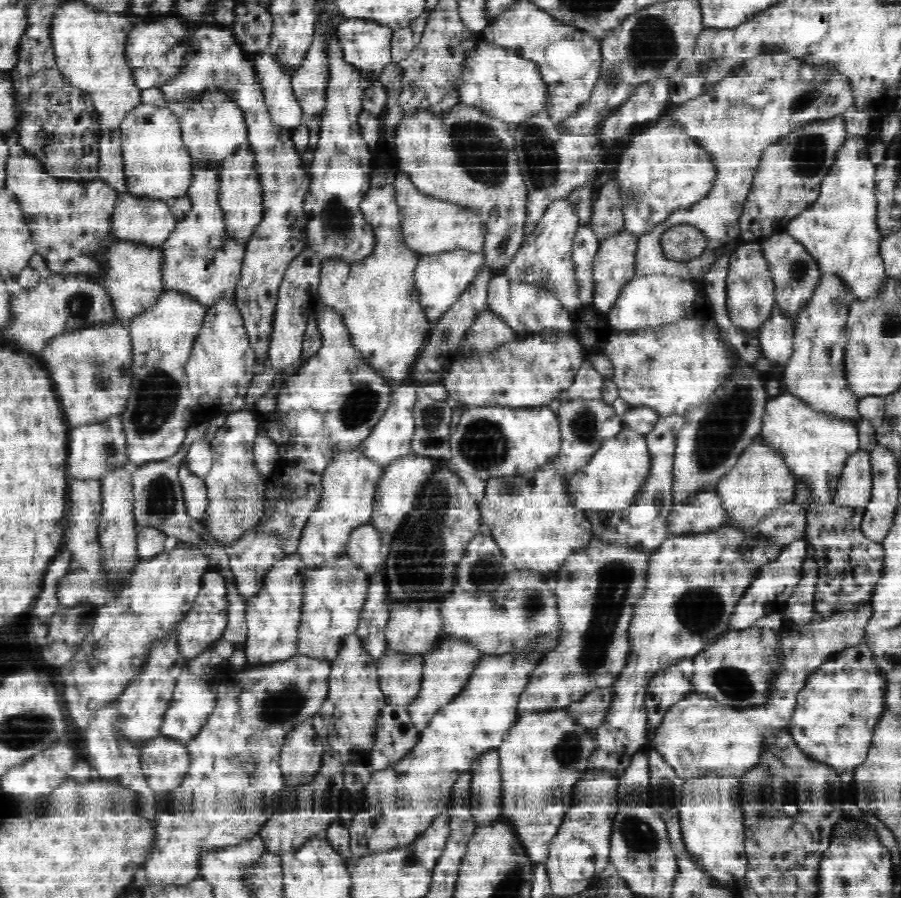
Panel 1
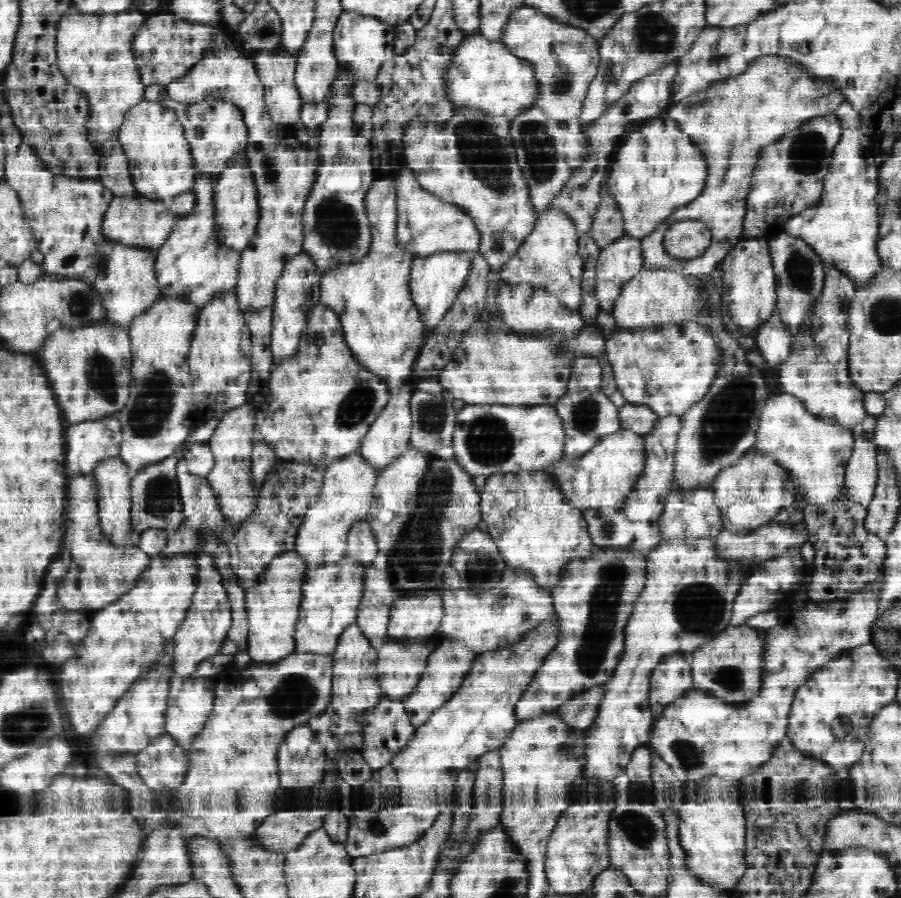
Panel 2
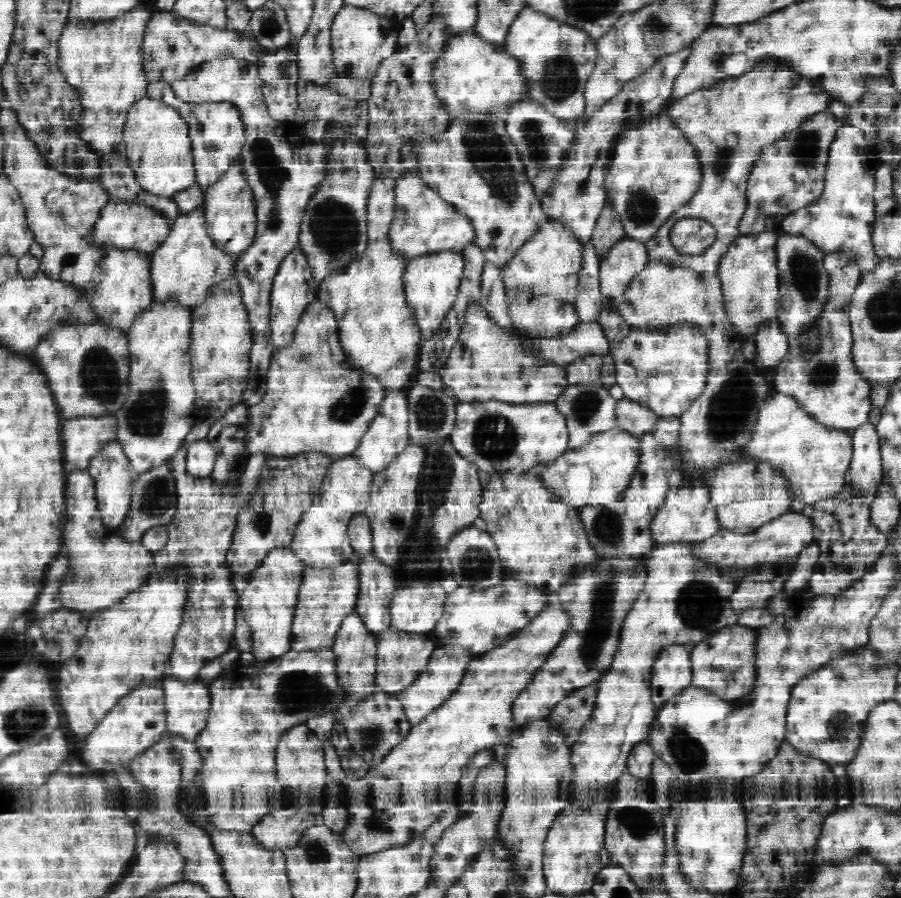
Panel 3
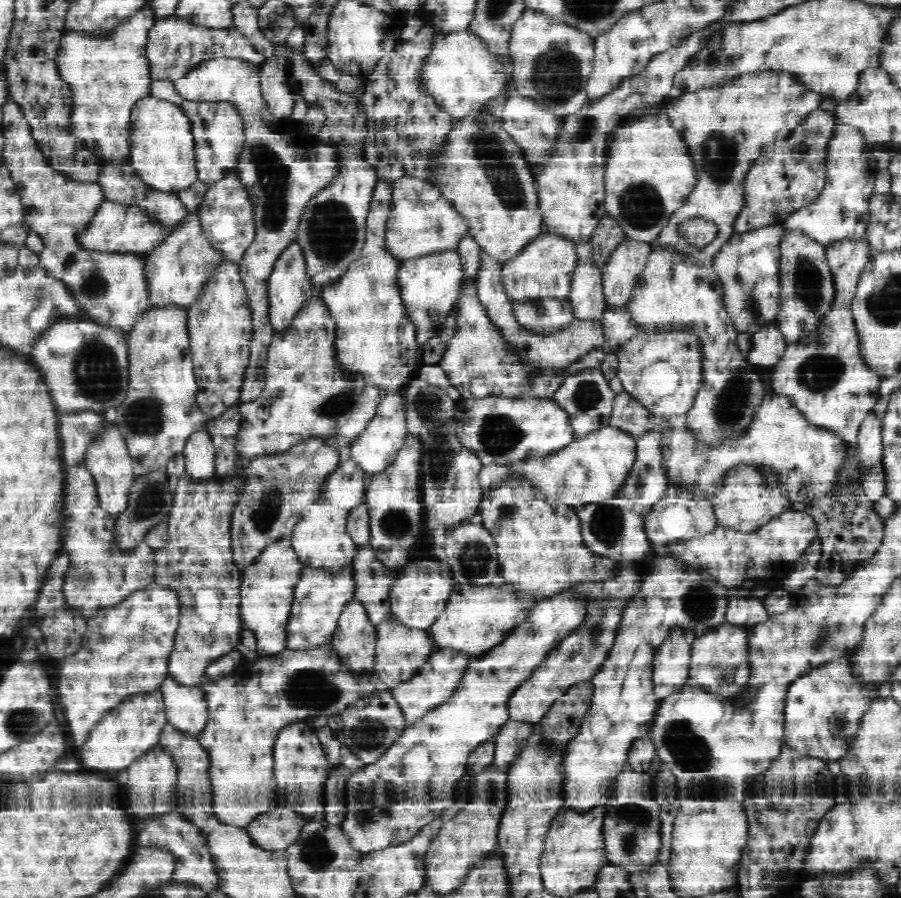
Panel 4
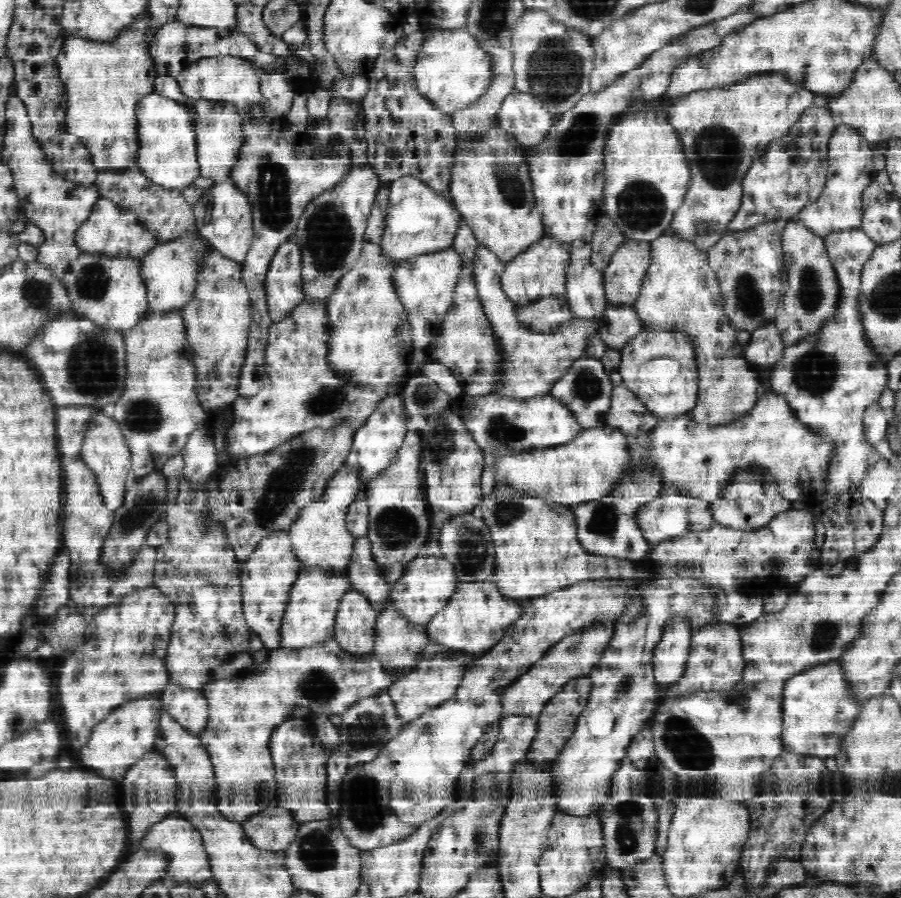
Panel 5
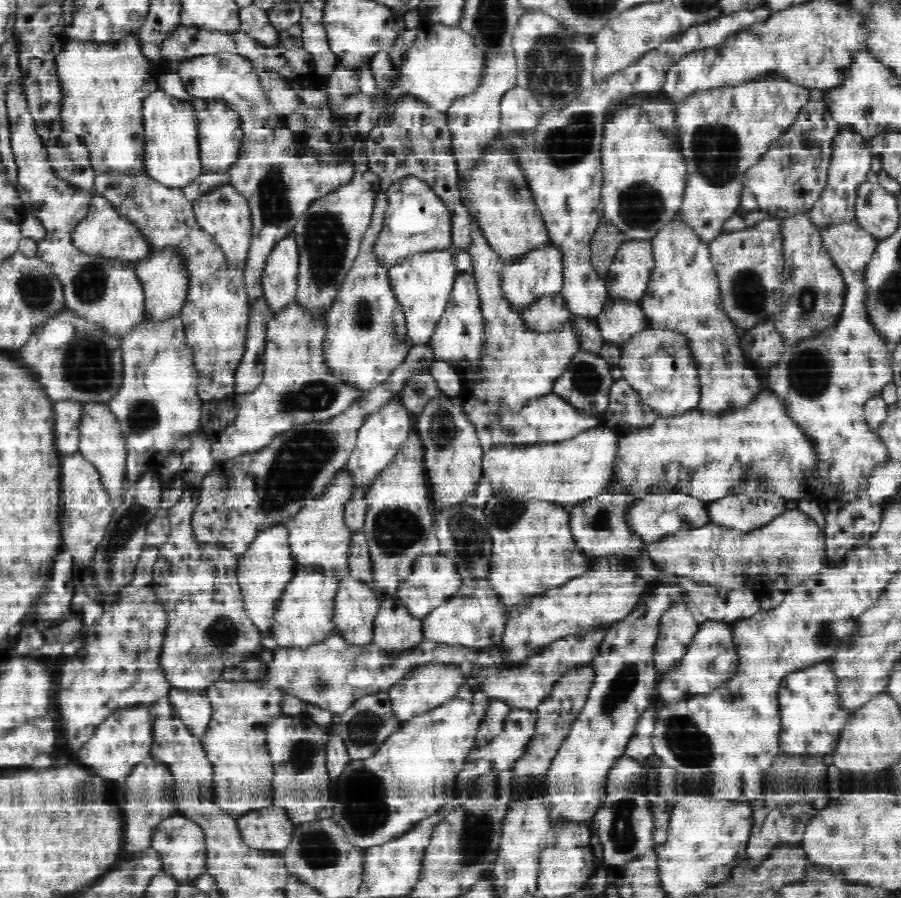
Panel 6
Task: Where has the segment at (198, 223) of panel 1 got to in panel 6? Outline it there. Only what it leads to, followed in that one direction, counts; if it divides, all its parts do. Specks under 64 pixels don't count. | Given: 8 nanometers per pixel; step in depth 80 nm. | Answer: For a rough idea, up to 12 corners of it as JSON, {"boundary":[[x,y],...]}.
{"boundary":[[173,248],[134,262],[144,319],[180,317],[187,272]]}

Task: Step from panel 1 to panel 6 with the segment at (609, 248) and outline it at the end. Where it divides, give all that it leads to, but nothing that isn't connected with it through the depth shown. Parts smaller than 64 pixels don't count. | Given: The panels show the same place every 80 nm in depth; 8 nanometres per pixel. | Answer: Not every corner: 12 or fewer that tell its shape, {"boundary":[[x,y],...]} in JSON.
{"boundary":[[626,240],[604,279],[613,299],[638,302],[654,266],[649,240]]}

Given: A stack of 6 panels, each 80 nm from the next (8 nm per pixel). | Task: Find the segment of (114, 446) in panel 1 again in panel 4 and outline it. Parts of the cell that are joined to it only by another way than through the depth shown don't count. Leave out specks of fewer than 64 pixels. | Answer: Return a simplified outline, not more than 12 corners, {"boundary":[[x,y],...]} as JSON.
{"boundary":[[90,409],[58,414],[62,460],[83,462],[102,418]]}

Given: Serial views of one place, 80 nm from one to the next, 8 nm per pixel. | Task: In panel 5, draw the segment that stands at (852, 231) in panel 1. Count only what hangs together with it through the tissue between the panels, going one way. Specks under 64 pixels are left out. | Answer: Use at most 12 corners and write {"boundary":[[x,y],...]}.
{"boundary":[[844,123],[829,142],[825,188],[798,214],[823,238],[861,226],[873,149]]}

